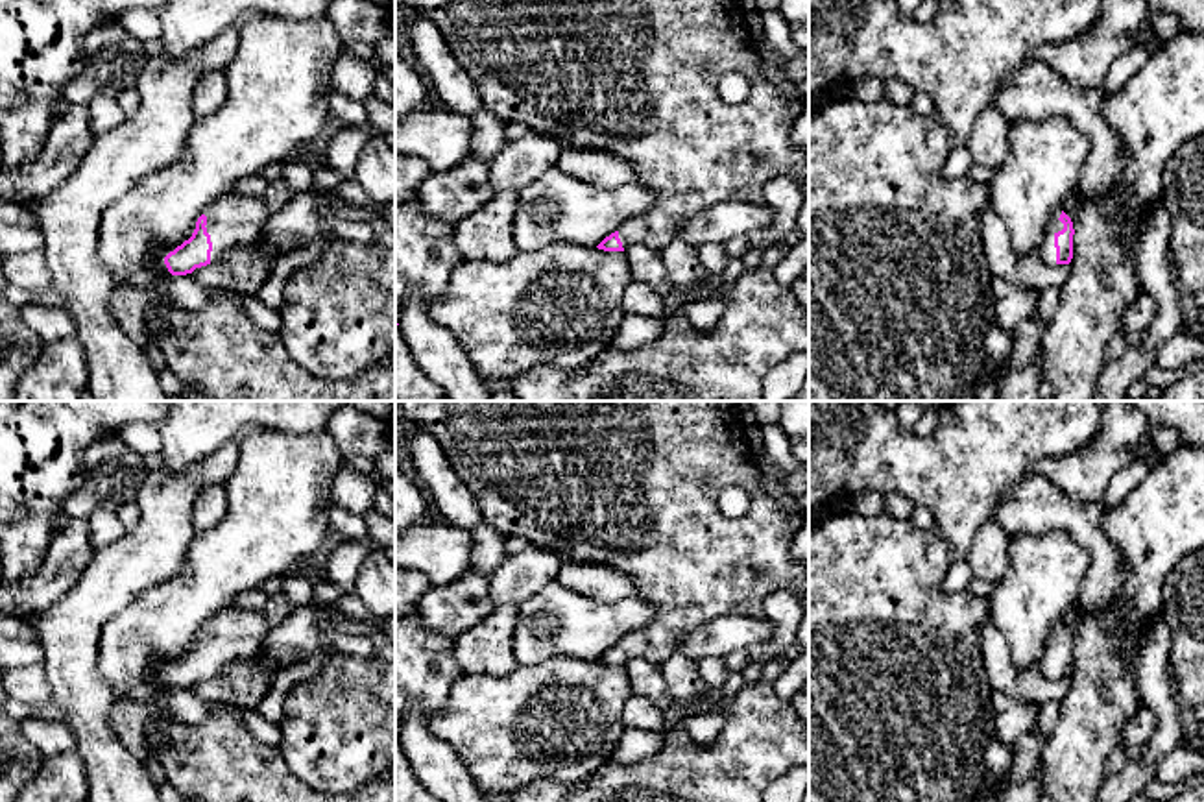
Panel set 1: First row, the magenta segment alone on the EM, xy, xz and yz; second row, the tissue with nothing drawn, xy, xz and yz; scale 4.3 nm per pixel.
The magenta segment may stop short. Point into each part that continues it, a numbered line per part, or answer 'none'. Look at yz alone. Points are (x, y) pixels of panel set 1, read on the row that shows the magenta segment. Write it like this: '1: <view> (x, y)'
1: yz (1047, 252)

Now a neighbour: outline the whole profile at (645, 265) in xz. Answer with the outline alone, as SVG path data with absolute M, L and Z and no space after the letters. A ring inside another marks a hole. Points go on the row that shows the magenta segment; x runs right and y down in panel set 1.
M628 246L624 253L628 257L633 281L648 285L661 296L672 292L672 281L667 273L659 251L654 251L646 246Z

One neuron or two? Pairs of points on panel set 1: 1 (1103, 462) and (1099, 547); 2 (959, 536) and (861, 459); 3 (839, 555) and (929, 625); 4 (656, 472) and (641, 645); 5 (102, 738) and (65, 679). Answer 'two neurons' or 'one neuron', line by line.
1: two neurons
2: one neuron
3: one neuron
4: one neuron
5: one neuron

